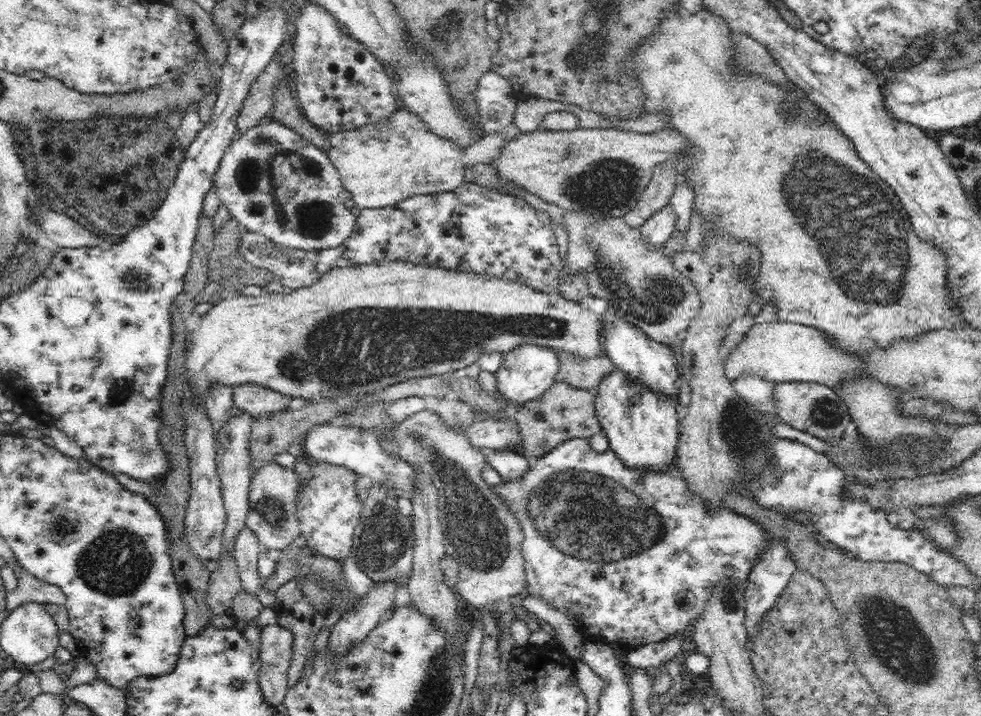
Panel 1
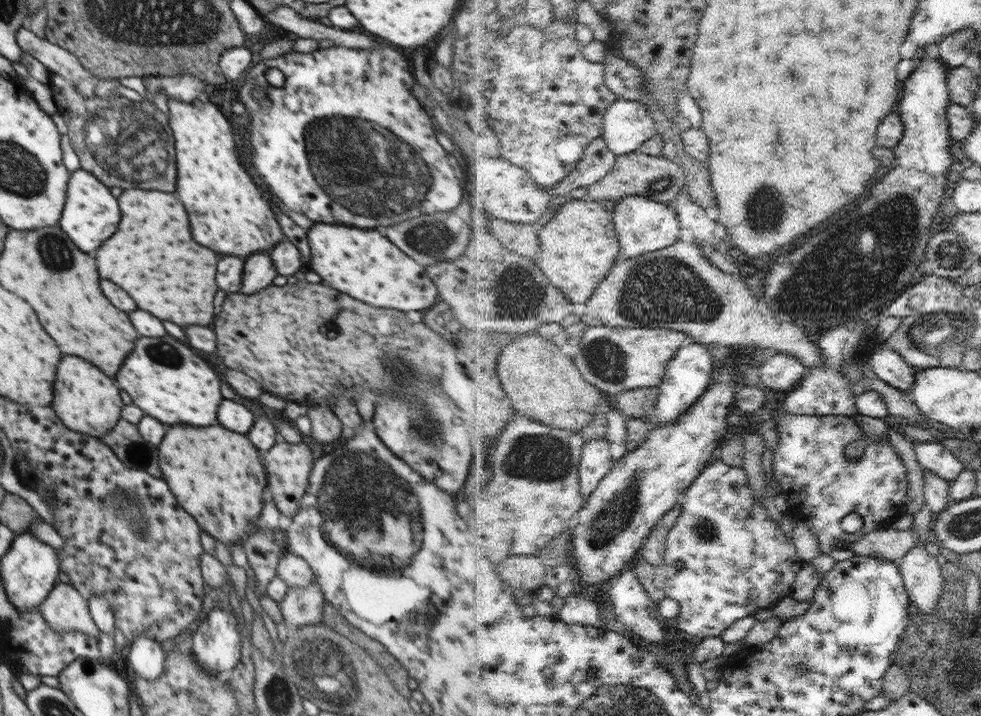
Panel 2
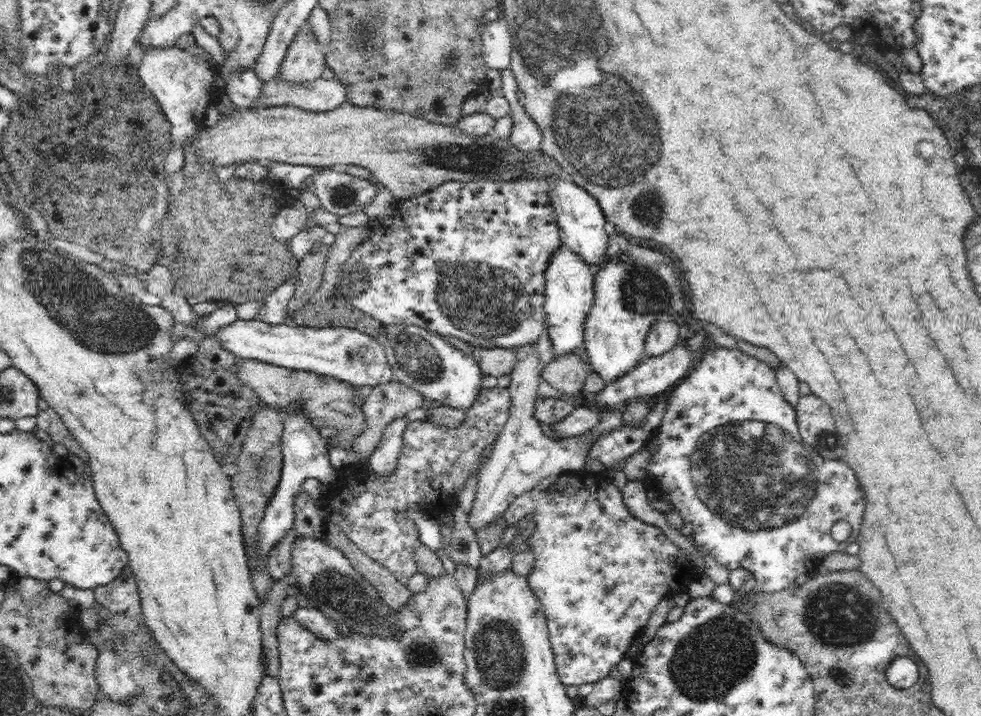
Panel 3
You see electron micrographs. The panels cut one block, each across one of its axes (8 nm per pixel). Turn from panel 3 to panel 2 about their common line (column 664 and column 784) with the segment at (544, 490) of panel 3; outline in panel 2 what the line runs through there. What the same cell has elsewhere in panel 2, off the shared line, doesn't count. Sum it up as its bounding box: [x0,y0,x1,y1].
[664,459,806,638]

